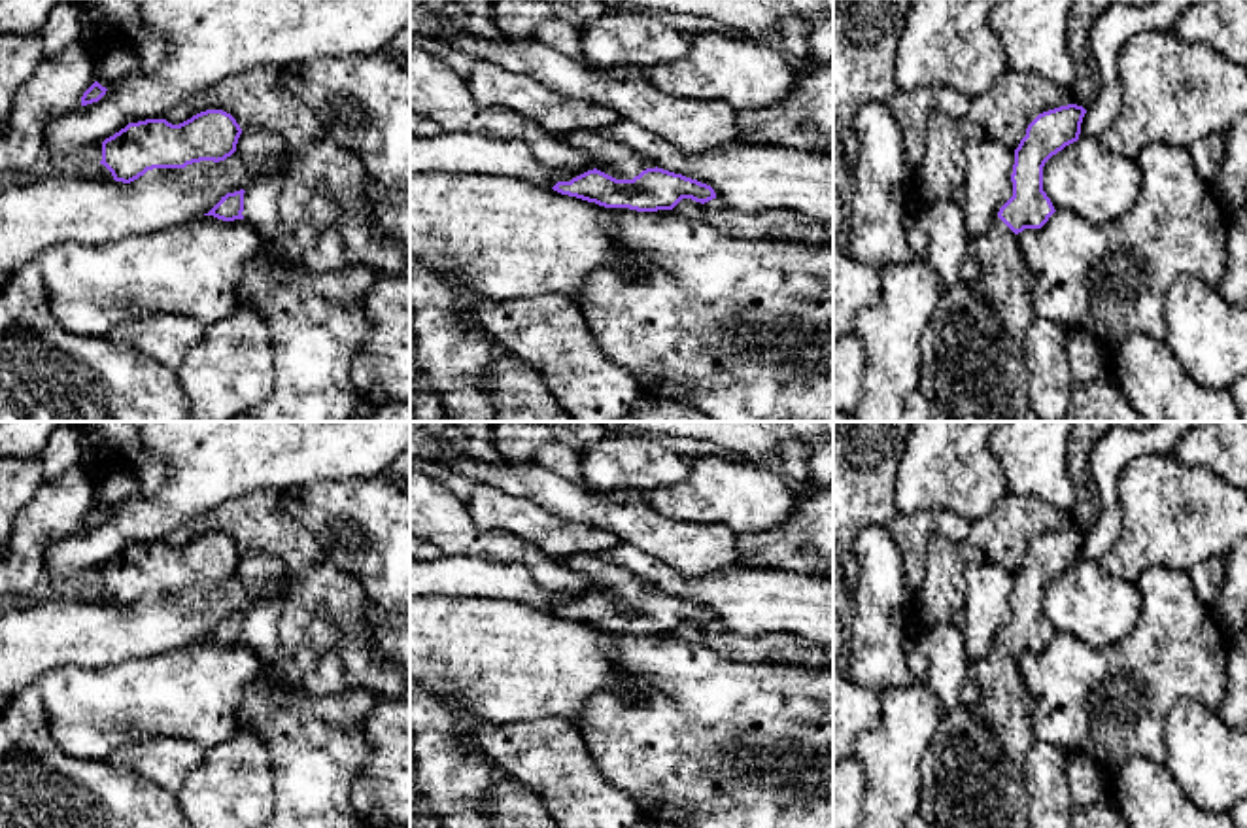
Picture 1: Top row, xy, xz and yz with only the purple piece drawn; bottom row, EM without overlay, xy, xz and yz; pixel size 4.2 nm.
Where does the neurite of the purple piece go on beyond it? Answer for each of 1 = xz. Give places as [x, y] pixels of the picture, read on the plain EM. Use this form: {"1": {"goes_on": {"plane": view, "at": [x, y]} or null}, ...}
{"1": {"goes_on": null}}

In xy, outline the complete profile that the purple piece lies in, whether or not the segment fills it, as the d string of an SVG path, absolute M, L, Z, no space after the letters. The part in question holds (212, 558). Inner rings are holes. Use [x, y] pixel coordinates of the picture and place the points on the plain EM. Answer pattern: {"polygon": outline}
{"polygon": "M206 533L172 548L166 543L128 546L102 565L102 584L115 605L130 607L153 592L185 592L200 584L225 584L242 558L223 533Z"}

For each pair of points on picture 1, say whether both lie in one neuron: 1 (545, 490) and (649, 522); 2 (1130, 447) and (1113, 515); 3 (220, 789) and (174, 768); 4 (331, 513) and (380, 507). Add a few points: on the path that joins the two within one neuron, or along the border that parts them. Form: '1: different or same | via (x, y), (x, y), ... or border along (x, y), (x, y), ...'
1: same | via (571, 501), (622, 517)
2: same | via (1113, 464), (1110, 467), (1110, 498)
3: different | border along (206, 751), (176, 794)
4: same | via (342, 513), (369, 513)

